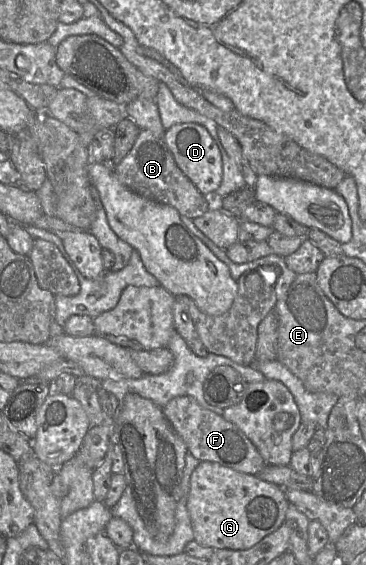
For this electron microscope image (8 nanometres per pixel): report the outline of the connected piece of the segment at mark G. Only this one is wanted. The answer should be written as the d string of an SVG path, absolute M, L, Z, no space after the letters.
M200 461L190 478L187 510L193 541L203 547L250 549L285 523L289 505L282 487L218 463Z

